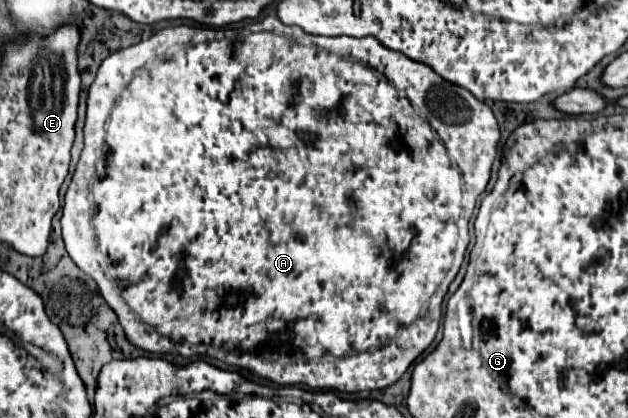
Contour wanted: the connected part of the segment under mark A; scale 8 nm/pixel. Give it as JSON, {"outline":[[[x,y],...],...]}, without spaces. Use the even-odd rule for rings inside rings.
{"outline":[[[267,16],[261,22],[257,22],[255,28],[251,30],[251,34],[237,36],[232,29],[225,29],[223,34],[218,33],[218,30],[211,30],[209,27],[179,25],[177,28],[165,28],[165,30],[157,32],[155,36],[151,36],[149,40],[139,42],[135,46],[129,46],[125,50],[113,52],[111,56],[107,56],[103,60],[103,64],[99,66],[97,78],[93,80],[93,84],[89,88],[89,96],[87,96],[85,148],[83,148],[81,158],[77,162],[77,168],[75,168],[75,174],[73,174],[71,184],[67,188],[67,194],[65,194],[65,200],[63,200],[63,210],[61,210],[61,228],[63,228],[63,240],[65,240],[67,254],[85,274],[89,274],[97,282],[103,300],[117,314],[119,324],[125,330],[127,340],[133,346],[137,346],[145,352],[165,354],[165,352],[175,352],[177,350],[185,358],[203,354],[203,356],[215,358],[215,360],[219,360],[223,364],[229,364],[229,366],[247,368],[251,374],[255,374],[259,378],[267,378],[267,380],[271,380],[275,384],[281,384],[281,386],[305,384],[313,390],[337,390],[337,392],[347,392],[347,394],[361,392],[361,390],[387,388],[387,386],[395,384],[405,374],[405,370],[411,366],[411,362],[417,356],[421,356],[431,346],[431,342],[435,340],[435,334],[439,330],[439,320],[441,320],[443,296],[448,293],[449,285],[454,280],[464,260],[470,241],[468,226],[476,207],[477,196],[485,190],[485,186],[489,182],[489,176],[491,176],[489,174],[491,164],[497,156],[497,148],[499,148],[499,140],[501,140],[497,120],[495,120],[491,108],[487,104],[479,102],[475,96],[471,96],[469,90],[459,88],[459,86],[447,82],[445,78],[439,78],[439,74],[435,74],[427,64],[415,62],[415,60],[411,60],[411,58],[407,58],[407,56],[403,56],[395,50],[389,50],[371,36],[361,38],[361,40],[359,38],[347,38],[347,36],[339,36],[339,38],[309,36],[297,26],[285,26],[277,16]],[[89,184],[91,184],[91,190],[93,190],[93,202],[91,204],[89,204]]]}

